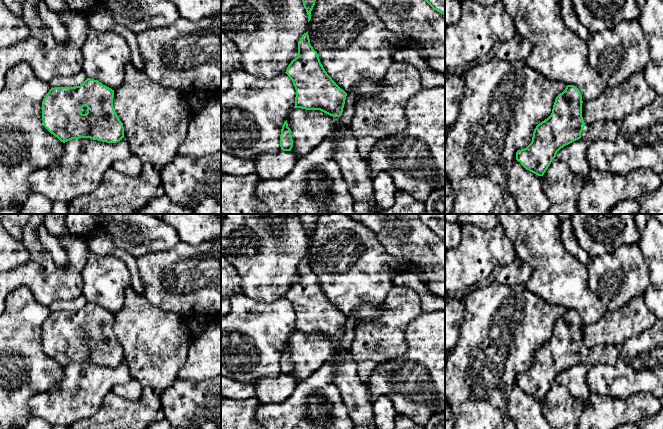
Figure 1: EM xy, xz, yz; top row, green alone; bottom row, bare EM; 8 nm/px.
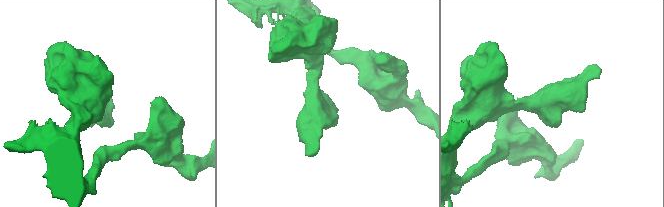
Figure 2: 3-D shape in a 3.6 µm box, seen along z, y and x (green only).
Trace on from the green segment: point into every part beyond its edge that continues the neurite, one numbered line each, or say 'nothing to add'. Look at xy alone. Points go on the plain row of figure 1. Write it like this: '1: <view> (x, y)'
nothing to add

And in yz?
1: yz (608, 354)

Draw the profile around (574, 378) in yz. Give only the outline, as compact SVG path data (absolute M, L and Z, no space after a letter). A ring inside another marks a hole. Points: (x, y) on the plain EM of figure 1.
M580 362L561 372L555 381L565 386L571 396L580 400L582 410L591 406L590 399L594 394L587 383L587 374L590 367L590 365Z

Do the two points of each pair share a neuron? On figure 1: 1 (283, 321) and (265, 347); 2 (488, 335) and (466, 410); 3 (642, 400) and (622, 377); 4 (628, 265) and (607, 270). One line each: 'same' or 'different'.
1: same
2: same
3: different
4: same

